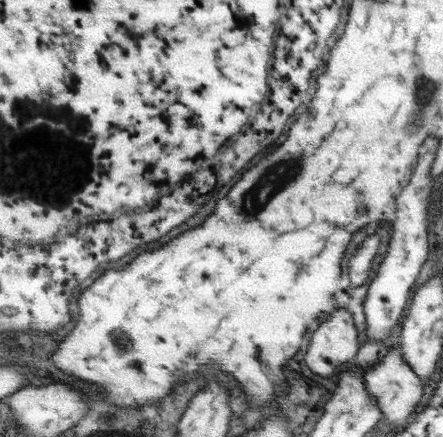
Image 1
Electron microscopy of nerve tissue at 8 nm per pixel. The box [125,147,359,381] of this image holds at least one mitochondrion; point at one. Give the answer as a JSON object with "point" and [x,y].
{"point":[279,176]}

